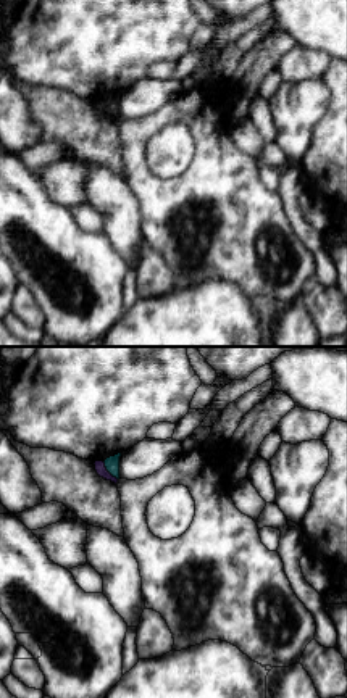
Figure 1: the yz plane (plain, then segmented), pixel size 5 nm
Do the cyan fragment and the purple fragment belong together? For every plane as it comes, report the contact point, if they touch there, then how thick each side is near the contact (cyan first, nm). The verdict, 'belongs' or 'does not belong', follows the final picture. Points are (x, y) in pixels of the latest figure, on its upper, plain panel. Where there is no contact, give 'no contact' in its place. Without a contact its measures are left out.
(108, 110) | 70/50 nm

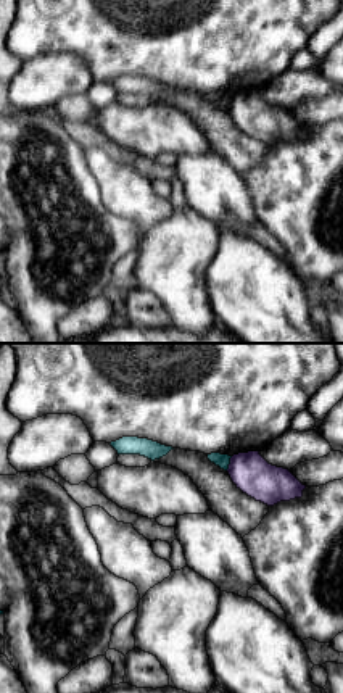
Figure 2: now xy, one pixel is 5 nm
(229, 102) | 70/190 nm

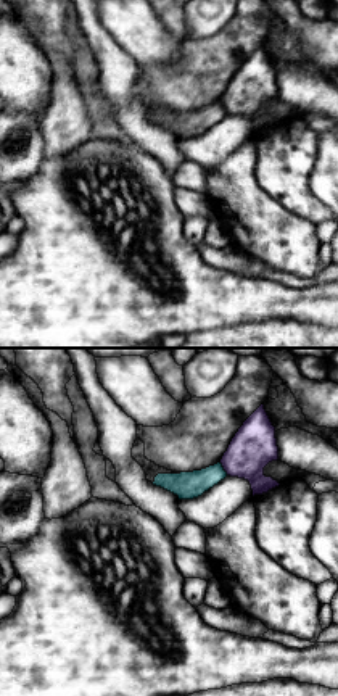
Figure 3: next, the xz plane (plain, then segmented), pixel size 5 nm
(222, 108) | 140/220 nm

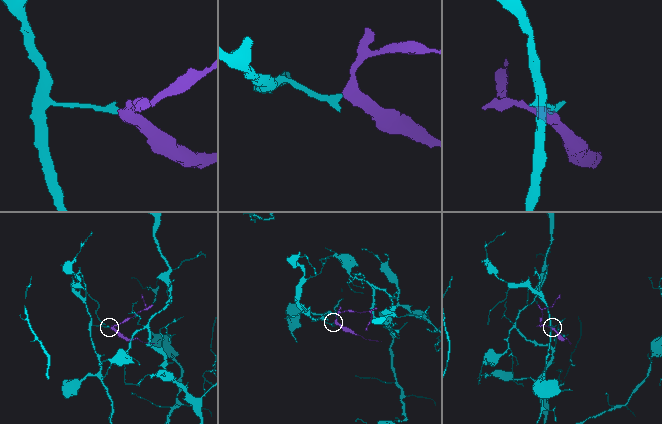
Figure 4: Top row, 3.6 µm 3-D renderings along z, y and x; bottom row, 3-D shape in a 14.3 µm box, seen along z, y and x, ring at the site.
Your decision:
does not belong

